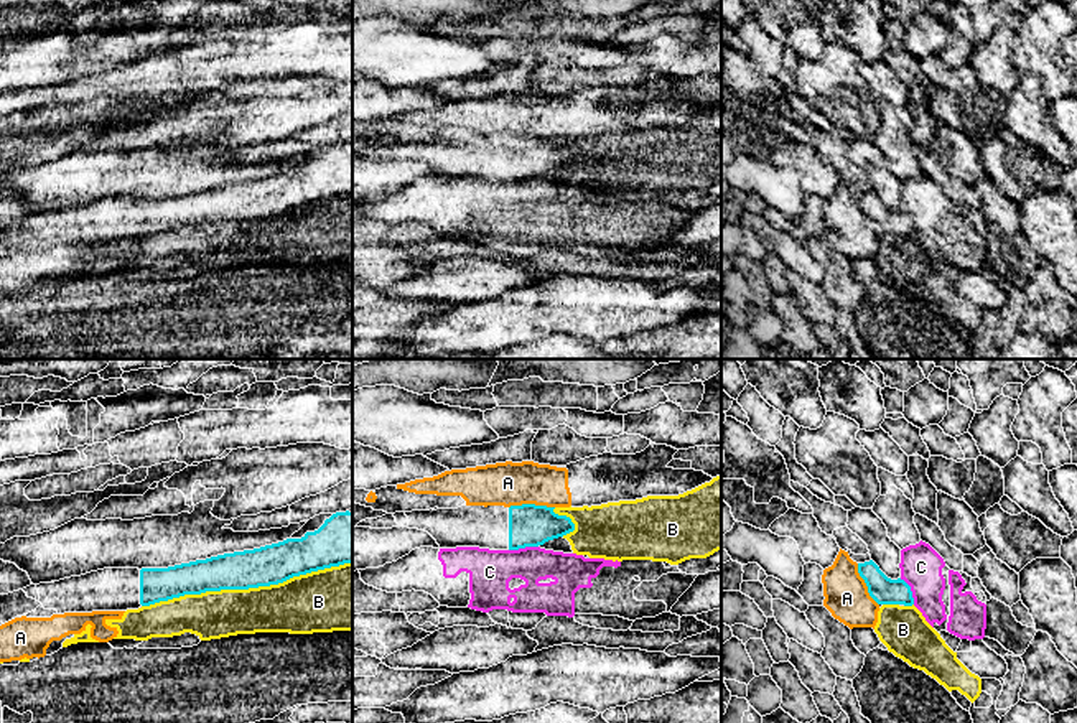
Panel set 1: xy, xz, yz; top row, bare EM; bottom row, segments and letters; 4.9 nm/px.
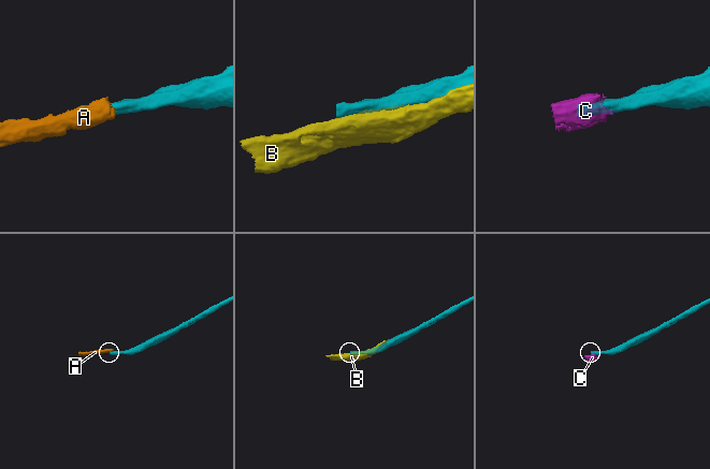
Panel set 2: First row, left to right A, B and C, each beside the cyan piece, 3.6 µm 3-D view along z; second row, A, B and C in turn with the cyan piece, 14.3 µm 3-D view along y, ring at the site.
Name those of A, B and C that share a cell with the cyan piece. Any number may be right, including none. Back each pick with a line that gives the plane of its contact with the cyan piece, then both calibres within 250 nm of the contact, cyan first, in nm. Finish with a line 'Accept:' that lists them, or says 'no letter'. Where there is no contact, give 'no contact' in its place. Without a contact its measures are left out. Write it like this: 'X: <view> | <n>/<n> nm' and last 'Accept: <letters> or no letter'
Accept: no letter

